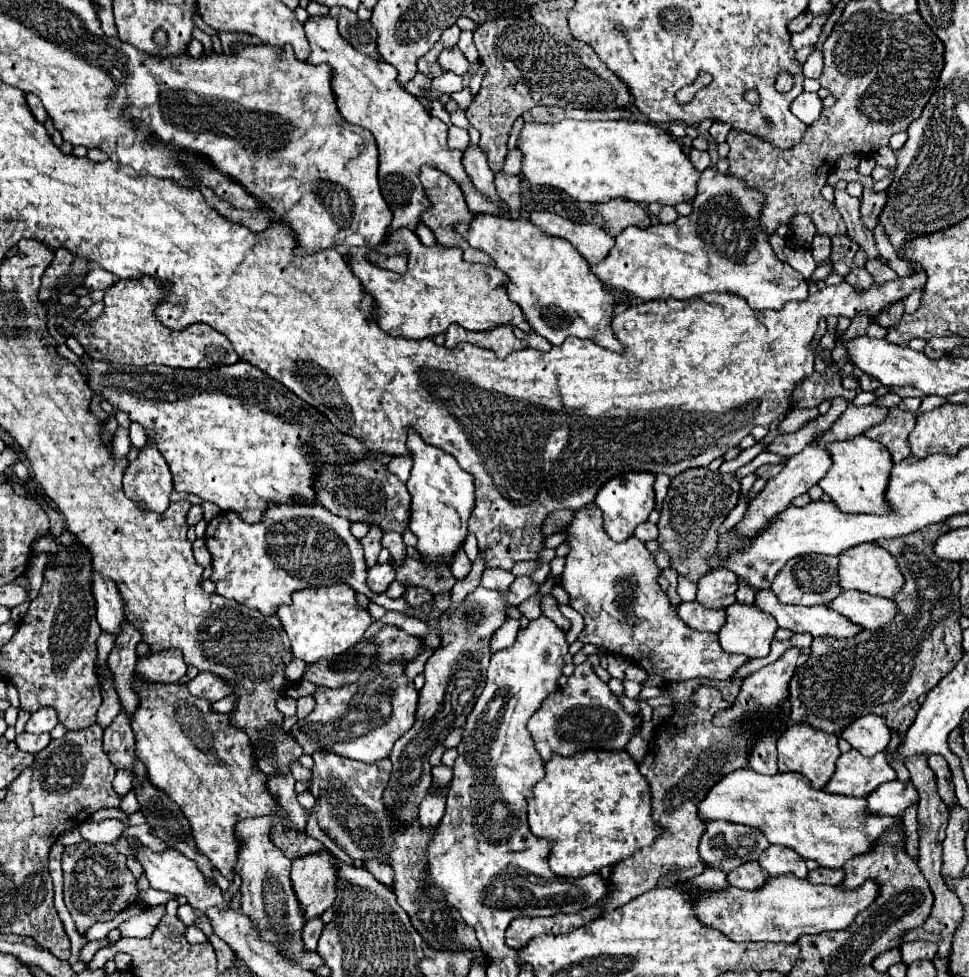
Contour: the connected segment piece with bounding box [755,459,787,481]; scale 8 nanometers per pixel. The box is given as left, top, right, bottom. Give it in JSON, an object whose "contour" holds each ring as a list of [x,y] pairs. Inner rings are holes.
{"contour":[[[785,459],[783,463],[777,463],[777,465],[763,465],[763,467],[759,467],[759,469],[755,471],[755,475],[757,475],[757,477],[763,477],[763,479],[769,481],[769,479],[773,479],[775,475],[779,475],[779,471],[783,469],[785,463],[787,463],[787,459]]]}

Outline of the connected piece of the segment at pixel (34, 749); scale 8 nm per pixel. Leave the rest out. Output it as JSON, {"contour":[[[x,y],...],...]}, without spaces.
{"contour":[[[21,733],[21,735],[17,735],[15,737],[15,743],[17,743],[17,747],[19,749],[23,749],[23,751],[27,751],[27,753],[39,753],[41,749],[45,749],[45,745],[49,745],[49,741],[51,741],[51,737],[47,735],[47,733],[43,733],[43,735],[31,735],[31,733]]]}

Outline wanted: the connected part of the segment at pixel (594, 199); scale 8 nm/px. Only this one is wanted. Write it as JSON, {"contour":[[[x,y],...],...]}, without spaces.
{"contour":[[[565,119],[559,123],[543,125],[529,123],[521,131],[519,149],[523,151],[523,177],[533,185],[551,185],[575,201],[587,203],[605,203],[609,199],[627,199],[633,203],[661,203],[677,205],[683,201],[693,201],[697,193],[699,171],[693,167],[691,159],[683,153],[681,143],[663,131],[655,123],[641,121],[575,121]]]}

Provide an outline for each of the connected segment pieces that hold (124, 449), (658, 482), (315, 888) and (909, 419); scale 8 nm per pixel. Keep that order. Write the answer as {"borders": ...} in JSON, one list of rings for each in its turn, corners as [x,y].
{"borders":[[[[117,427],[117,435],[115,435],[115,441],[113,441],[113,457],[115,457],[117,461],[127,459],[129,449],[131,449],[129,431],[125,431],[123,427]]],[[[657,475],[655,477],[655,499],[657,499],[657,505],[663,503],[663,499],[667,495],[667,489],[669,489],[669,483],[671,483],[671,477],[667,477],[667,475]]],[[[329,851],[305,855],[291,863],[291,883],[305,921],[317,919],[335,901],[337,867]]],[[[893,407],[887,413],[887,417],[877,427],[871,427],[869,431],[865,431],[865,435],[869,439],[883,443],[889,449],[893,463],[899,463],[911,455],[909,433],[913,431],[915,423],[917,423],[917,417],[913,413]]]]}

